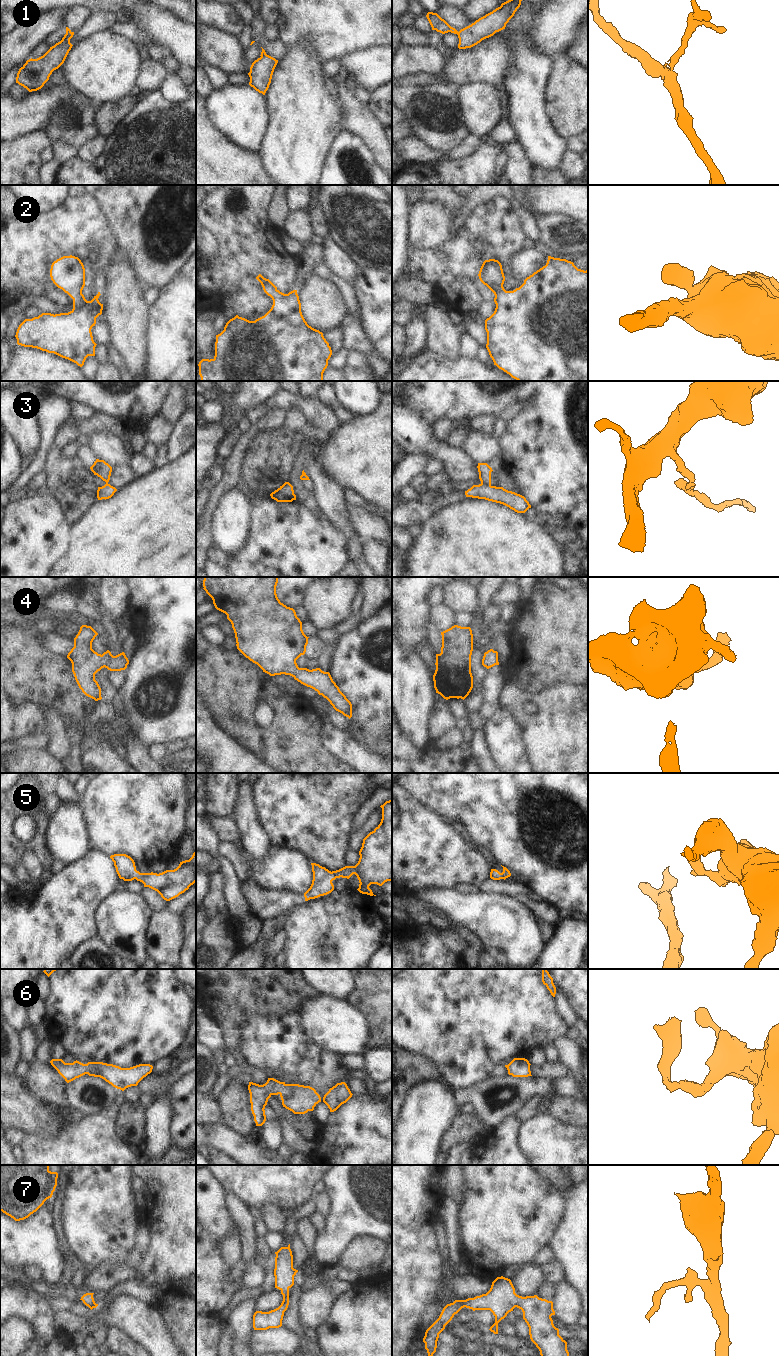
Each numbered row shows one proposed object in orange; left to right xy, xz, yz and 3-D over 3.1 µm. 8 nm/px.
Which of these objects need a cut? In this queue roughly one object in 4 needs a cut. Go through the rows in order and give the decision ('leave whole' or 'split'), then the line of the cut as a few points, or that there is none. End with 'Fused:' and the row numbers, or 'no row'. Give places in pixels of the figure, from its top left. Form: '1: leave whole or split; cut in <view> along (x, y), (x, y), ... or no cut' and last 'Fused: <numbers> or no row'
1: split; cut in yz along (457, 32), (458, 34)
2: leave whole; no cut
3: split; cut in yz along (481, 482), (490, 485)
4: leave whole; no cut
5: leave whole; no cut
6: leave whole; no cut
7: leave whole; no cut
Fused: 1, 3

